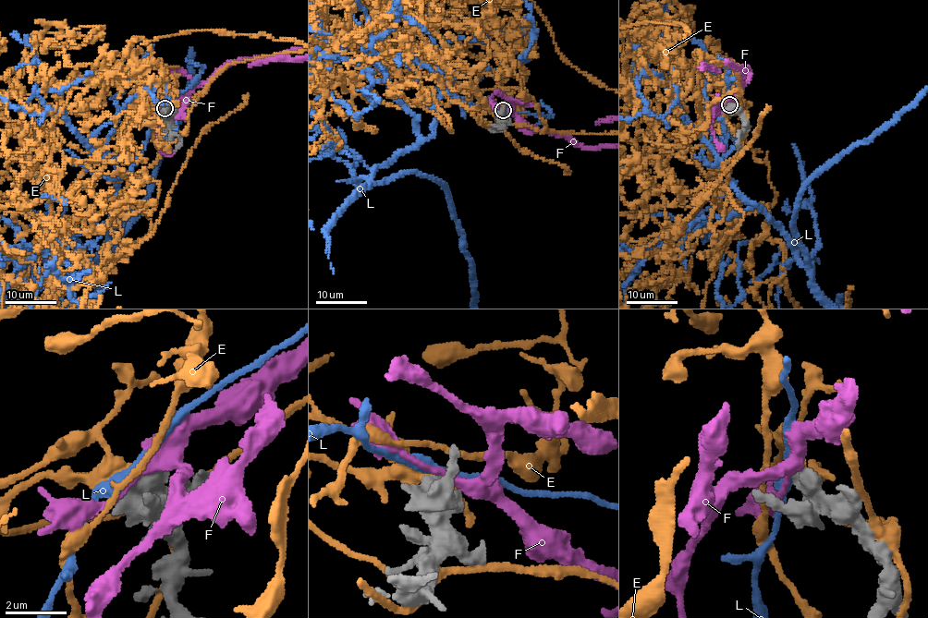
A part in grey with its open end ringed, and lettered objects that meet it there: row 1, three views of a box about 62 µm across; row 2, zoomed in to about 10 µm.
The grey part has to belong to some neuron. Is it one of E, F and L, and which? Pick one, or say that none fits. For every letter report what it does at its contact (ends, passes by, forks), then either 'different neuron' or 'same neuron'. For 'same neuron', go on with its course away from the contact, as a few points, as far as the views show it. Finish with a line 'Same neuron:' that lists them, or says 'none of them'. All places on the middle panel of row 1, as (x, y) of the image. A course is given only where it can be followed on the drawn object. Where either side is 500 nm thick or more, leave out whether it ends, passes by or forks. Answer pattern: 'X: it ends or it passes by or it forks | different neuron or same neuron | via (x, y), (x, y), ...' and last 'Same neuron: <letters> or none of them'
E: different neuron
F: different neuron
L: different neuron
Same neuron: none of them

